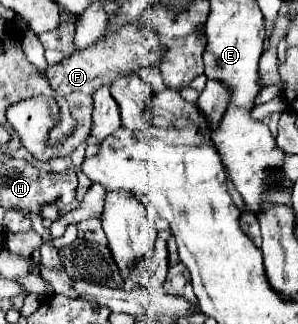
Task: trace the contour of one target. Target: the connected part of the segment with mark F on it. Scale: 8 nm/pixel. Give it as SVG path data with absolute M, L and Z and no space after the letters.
M126 25L114 37L96 41L84 51L74 51L72 55L64 57L60 63L48 65L48 69L42 71L42 77L52 87L56 87L56 93L66 97L72 107L72 115L78 123L76 133L72 135L72 151L80 143L84 143L90 135L92 107L94 107L92 93L102 85L110 85L110 81L114 81L114 77L120 77L122 73L138 71L140 65L148 65L150 61L152 65L156 65L158 57L162 57L162 53L158 53L158 37L154 37L154 33L142 33L142 29L138 29L136 25Z

